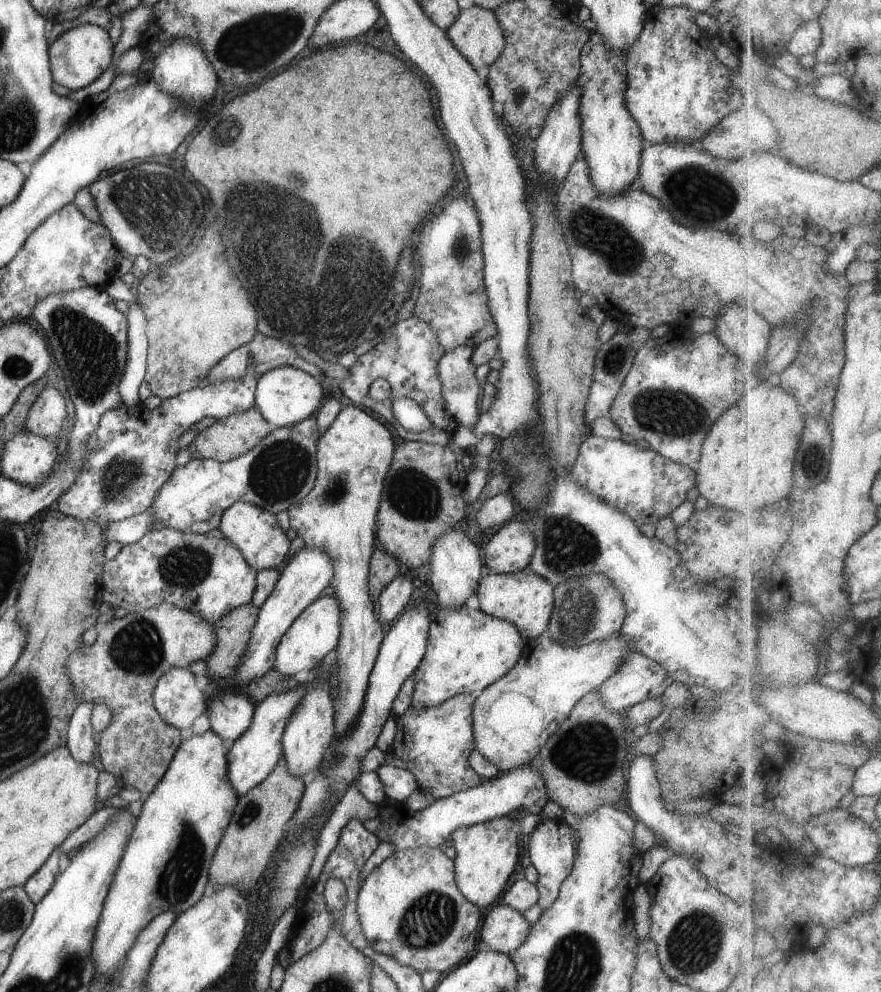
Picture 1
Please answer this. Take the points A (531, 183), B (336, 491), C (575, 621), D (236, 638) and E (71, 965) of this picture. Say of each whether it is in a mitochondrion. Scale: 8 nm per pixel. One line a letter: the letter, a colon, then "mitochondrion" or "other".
A: other
B: mitochondrion
C: mitochondrion
D: other
E: mitochondrion

